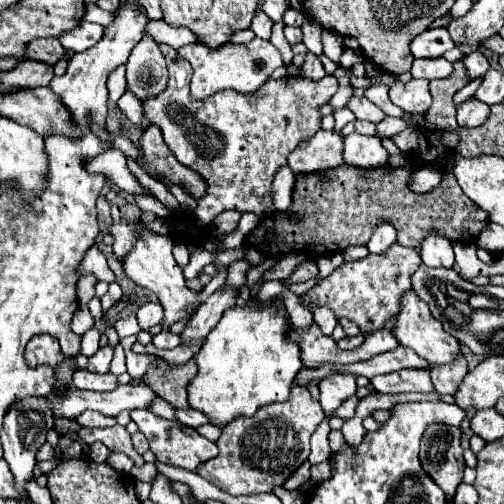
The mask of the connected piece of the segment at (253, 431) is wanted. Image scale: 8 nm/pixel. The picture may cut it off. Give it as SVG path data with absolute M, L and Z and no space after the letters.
M293 385L285 403L271 403L259 409L253 417L231 421L217 439L219 455L203 463L197 473L231 495L271 493L273 487L281 487L309 457L309 437L321 421L323 409L319 401L315 401L305 387Z

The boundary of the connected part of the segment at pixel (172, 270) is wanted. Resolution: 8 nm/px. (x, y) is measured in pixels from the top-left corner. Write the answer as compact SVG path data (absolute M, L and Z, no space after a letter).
M143 231L137 239L135 249L123 259L123 269L125 269L127 277L133 279L139 287L145 287L157 295L157 299L165 311L163 329L169 329L169 325L177 323L177 321L189 321L201 305L199 293L187 285L187 281L183 277L183 269L173 259L171 249L173 249L171 237L161 237L161 235Z

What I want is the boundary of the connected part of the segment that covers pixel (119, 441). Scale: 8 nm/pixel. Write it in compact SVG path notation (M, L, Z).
M121 425L105 427L105 429L81 429L81 431L79 431L79 437L81 437L87 445L93 445L95 441L103 441L109 451L121 451L121 453L125 453L125 455L135 463L135 467L141 467L141 465L145 463L143 457L133 449L133 445L131 445L131 435L129 435L127 429L121 427Z

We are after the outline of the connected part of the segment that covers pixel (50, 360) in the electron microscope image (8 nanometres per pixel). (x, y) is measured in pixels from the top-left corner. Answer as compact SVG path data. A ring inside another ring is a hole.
M37 335L29 341L27 349L25 349L25 359L29 367L47 363L51 367L57 367L59 361L63 361L63 353L59 349L59 341L55 337L49 335Z

